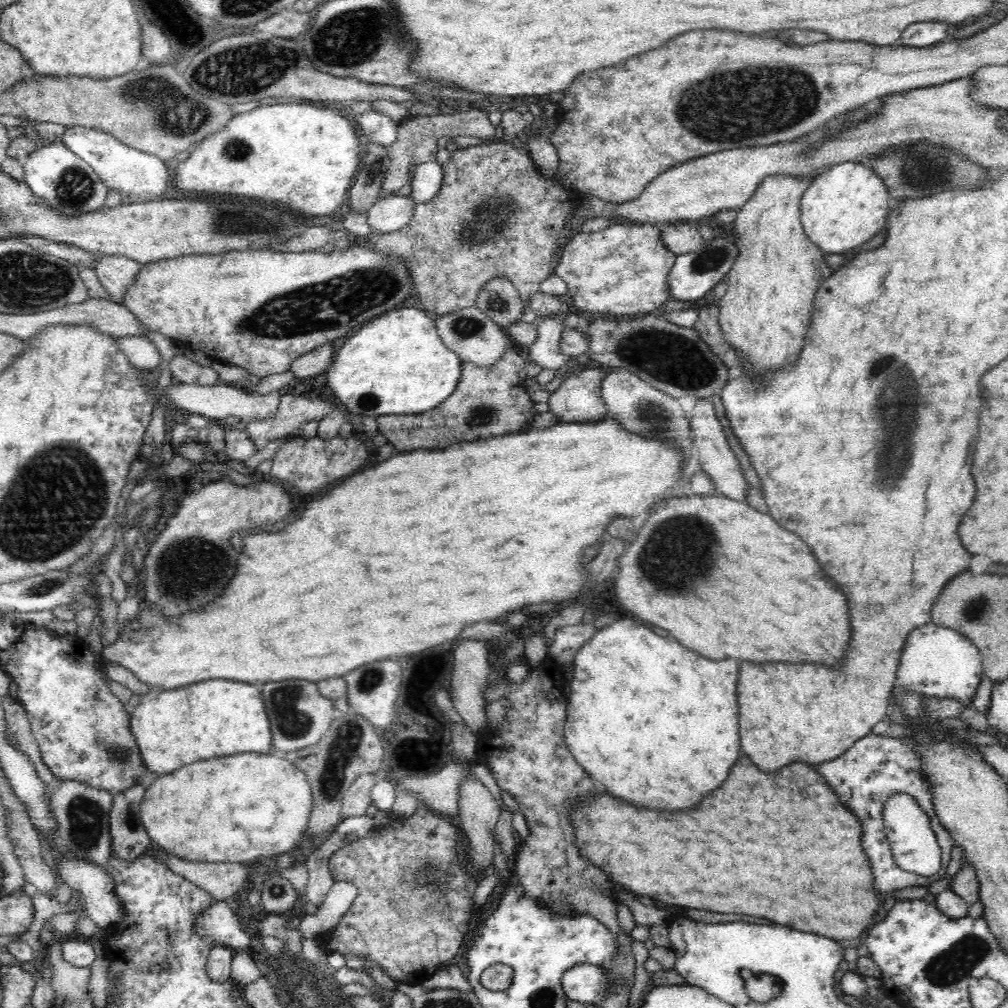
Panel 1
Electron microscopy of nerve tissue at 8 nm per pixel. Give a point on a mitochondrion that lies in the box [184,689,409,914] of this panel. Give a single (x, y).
(344, 749)

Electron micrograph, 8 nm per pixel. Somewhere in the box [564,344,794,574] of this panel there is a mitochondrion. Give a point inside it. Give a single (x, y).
(652, 417)

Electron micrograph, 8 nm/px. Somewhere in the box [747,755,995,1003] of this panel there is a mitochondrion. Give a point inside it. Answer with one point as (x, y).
(949, 966)

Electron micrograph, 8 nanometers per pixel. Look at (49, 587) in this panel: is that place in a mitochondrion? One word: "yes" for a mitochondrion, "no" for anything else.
yes

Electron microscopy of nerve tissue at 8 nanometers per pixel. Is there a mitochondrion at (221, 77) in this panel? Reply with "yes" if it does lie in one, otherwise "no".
yes

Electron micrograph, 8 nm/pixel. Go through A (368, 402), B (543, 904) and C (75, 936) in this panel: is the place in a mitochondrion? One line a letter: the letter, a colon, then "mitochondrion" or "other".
A: mitochondrion
B: other
C: other

